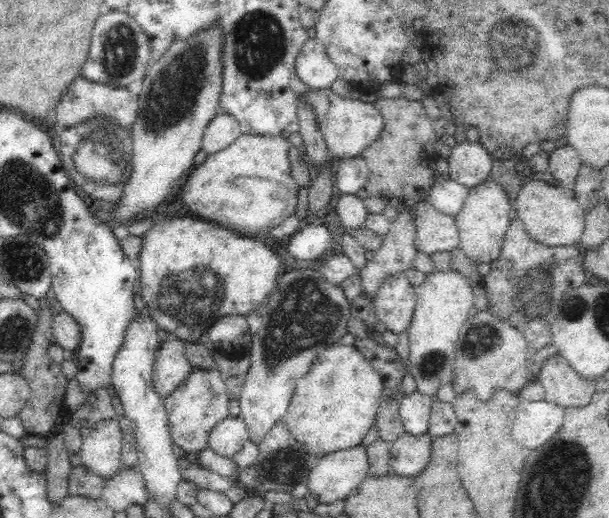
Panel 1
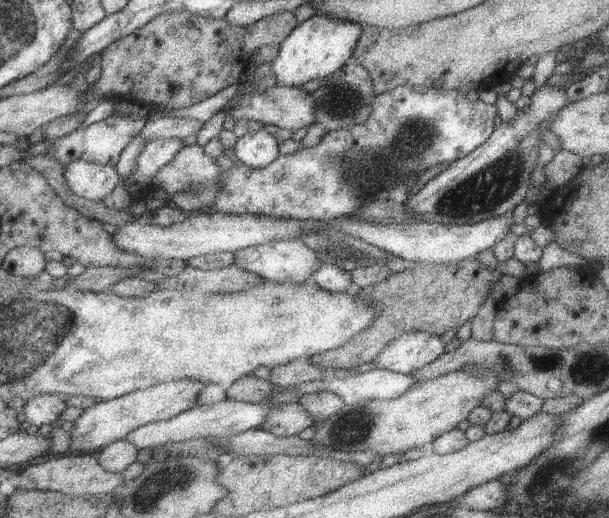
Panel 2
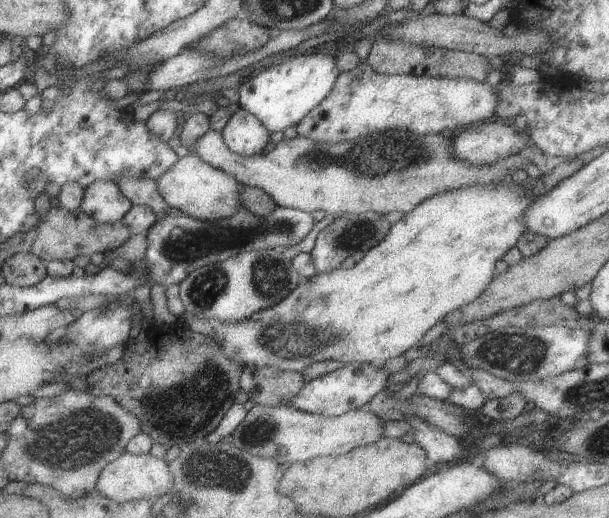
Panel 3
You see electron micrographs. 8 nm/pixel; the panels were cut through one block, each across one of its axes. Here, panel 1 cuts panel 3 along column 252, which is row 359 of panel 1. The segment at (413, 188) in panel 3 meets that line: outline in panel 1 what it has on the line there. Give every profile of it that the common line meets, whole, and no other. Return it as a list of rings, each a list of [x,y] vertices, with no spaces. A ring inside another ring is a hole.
[[[185,341],[161,342],[153,364],[153,385],[161,399],[168,398],[188,378],[193,366],[184,354]]]

